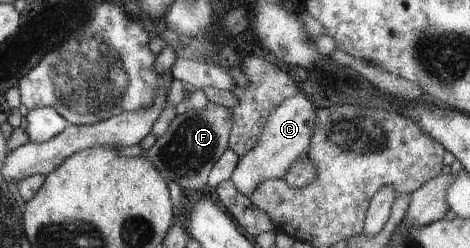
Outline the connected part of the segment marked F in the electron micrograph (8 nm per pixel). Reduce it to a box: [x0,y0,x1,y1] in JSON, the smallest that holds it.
[143,101,231,191]

